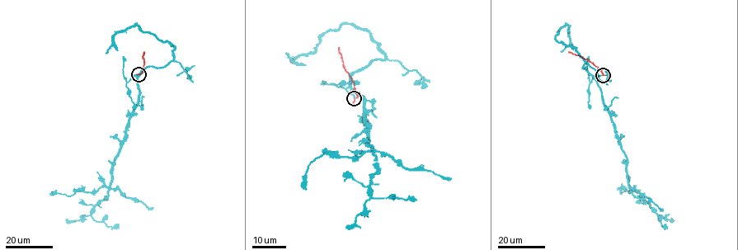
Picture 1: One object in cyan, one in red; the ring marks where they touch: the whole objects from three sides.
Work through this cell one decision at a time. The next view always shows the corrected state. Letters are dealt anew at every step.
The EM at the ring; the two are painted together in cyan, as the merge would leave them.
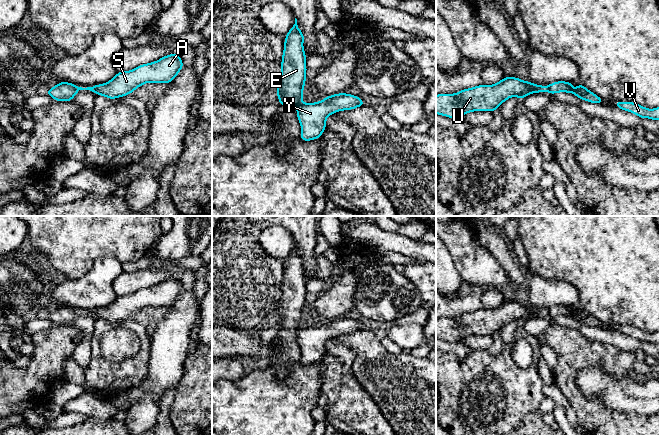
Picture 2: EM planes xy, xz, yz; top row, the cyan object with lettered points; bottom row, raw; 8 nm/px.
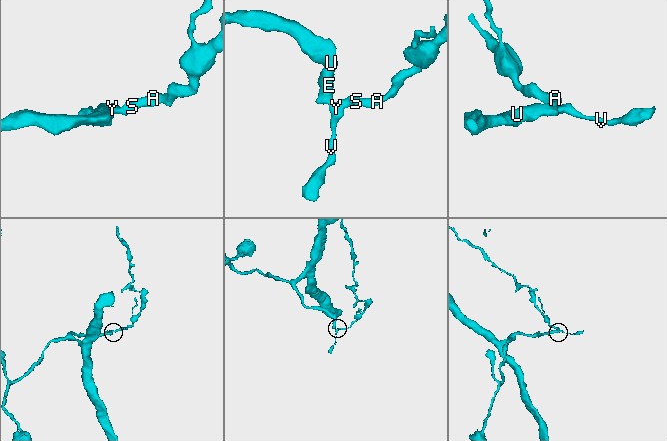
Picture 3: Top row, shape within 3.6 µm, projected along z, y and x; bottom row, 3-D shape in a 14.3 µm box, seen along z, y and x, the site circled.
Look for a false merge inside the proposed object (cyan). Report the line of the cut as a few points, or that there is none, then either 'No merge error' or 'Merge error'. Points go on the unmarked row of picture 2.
Split along xz (301, 327), (296, 330). Merge error

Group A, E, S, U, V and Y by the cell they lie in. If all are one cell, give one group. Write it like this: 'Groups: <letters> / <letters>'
Groups: A S V Y / E U

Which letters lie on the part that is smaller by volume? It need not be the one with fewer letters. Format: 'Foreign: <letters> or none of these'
Foreign: A, S, V, Y

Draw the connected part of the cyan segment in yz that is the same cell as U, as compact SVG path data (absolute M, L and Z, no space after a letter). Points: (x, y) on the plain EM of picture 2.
M504 301L497 308L478 309L473 312L463 313L454 318L436 319L436 338L459 343L463 339L473 335L495 335L499 330L509 323L516 320L520 324L531 317L549 316L546 310L533 308L529 305L523 305L516 301Z

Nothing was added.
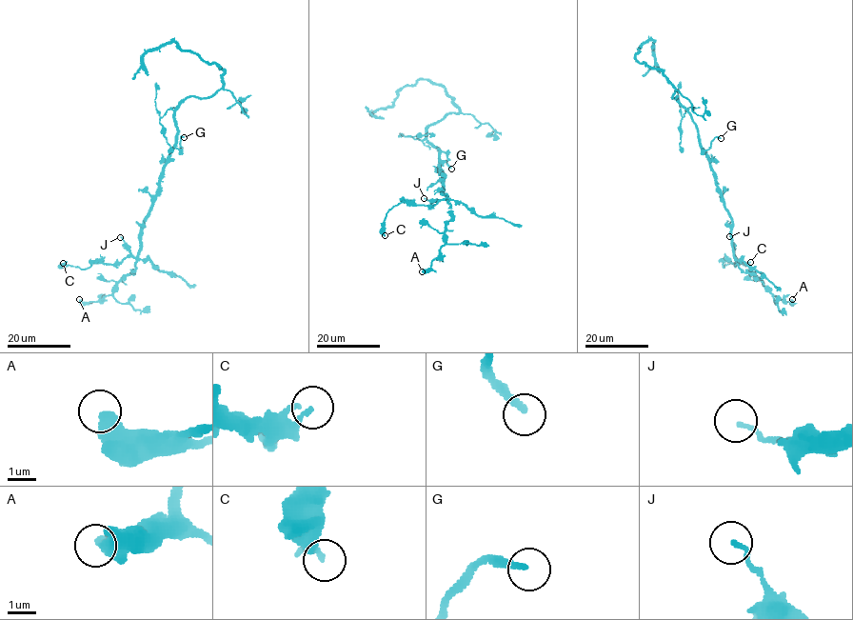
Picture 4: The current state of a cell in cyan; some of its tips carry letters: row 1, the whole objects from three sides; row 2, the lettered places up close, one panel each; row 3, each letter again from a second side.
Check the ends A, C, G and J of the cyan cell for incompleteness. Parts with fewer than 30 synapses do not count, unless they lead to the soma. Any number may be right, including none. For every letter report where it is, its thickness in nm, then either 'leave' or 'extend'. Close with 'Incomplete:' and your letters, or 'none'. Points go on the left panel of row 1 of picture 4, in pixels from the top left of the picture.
A: place (79, 299); calibre 550 nm; leave
C: place (63, 263); calibre 160 nm; leave
G: place (184, 137); calibre 260 nm; extend
J: place (120, 237); calibre 120 nm; leave
Incomplete: G

